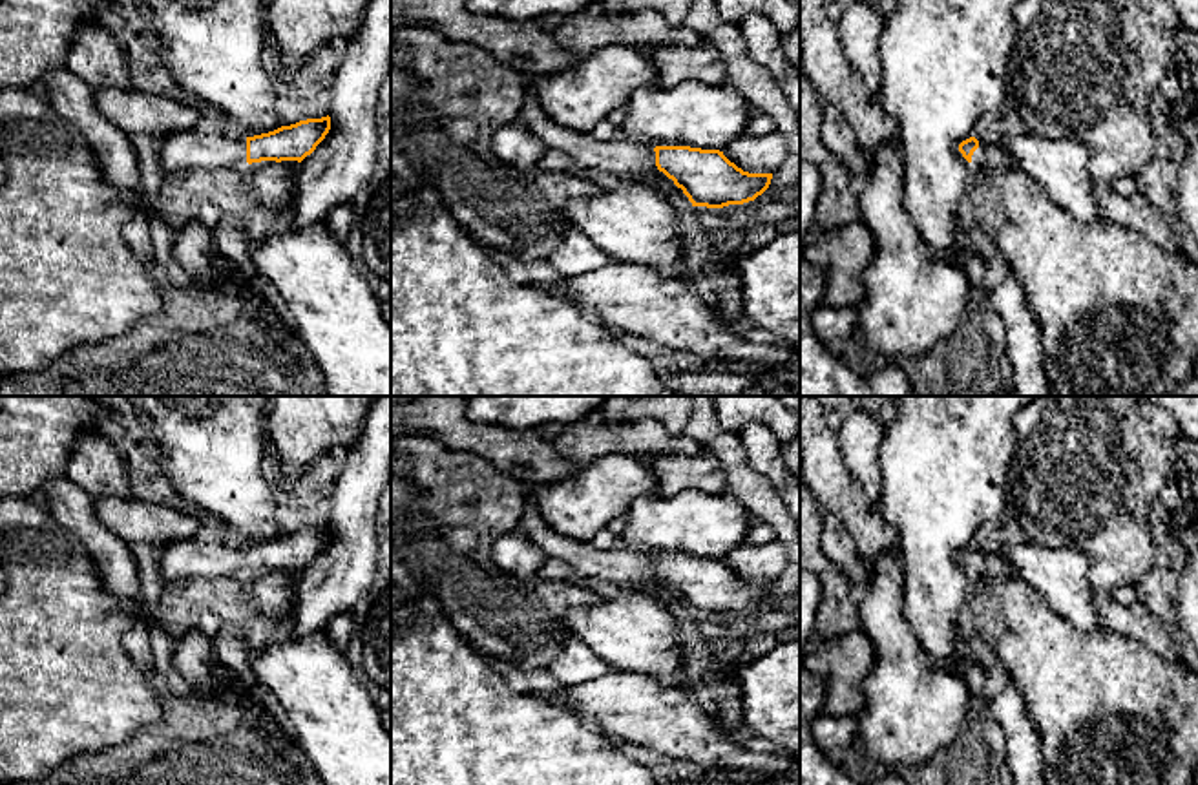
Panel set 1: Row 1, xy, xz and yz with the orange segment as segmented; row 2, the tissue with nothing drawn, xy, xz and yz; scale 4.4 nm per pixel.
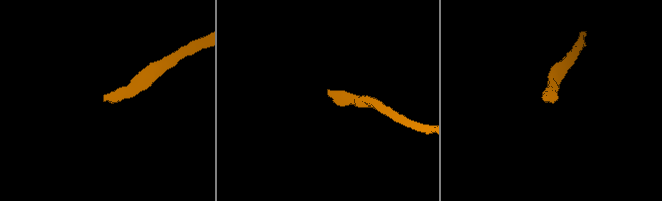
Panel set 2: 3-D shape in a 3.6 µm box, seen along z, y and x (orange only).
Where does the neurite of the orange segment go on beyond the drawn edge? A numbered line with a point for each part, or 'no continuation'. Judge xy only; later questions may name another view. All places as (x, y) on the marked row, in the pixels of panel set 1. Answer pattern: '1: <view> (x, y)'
1: xy (185, 150)

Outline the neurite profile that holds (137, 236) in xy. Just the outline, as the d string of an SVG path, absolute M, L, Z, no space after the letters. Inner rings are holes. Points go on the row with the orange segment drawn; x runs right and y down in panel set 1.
M137 210L137 214L126 223L124 230L126 245L133 250L133 254L152 270L159 274L155 254L152 246L152 234L150 234L150 223L142 210Z

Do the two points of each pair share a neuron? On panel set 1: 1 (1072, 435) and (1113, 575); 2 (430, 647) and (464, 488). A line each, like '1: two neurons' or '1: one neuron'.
1: one neuron
2: two neurons

